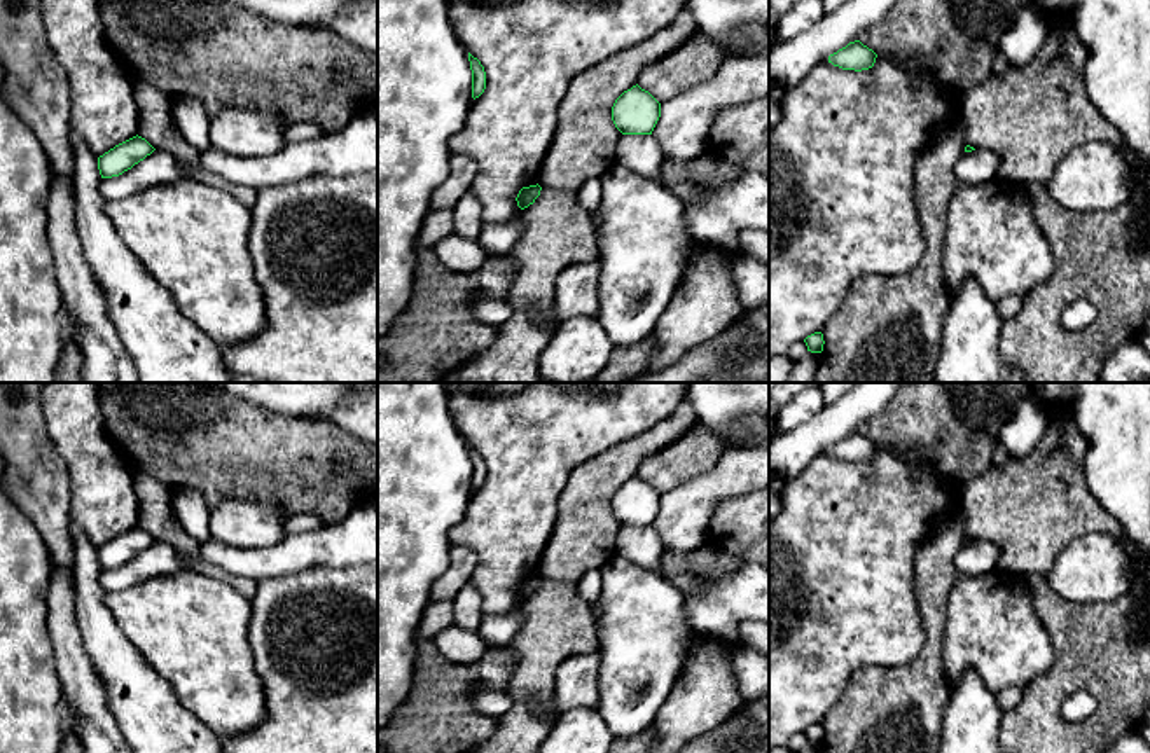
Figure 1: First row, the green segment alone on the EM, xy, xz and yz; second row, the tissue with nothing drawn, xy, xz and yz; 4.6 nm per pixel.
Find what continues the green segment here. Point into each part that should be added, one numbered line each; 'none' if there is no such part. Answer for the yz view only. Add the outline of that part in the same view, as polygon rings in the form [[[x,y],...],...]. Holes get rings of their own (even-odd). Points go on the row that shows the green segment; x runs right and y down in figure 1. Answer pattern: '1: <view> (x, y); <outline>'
1: yz (956, 41); [[[897,0],[888,16],[858,40],[879,56],[925,70],[959,96],[993,73],[993,63],[1015,10],[1029,0]]]

